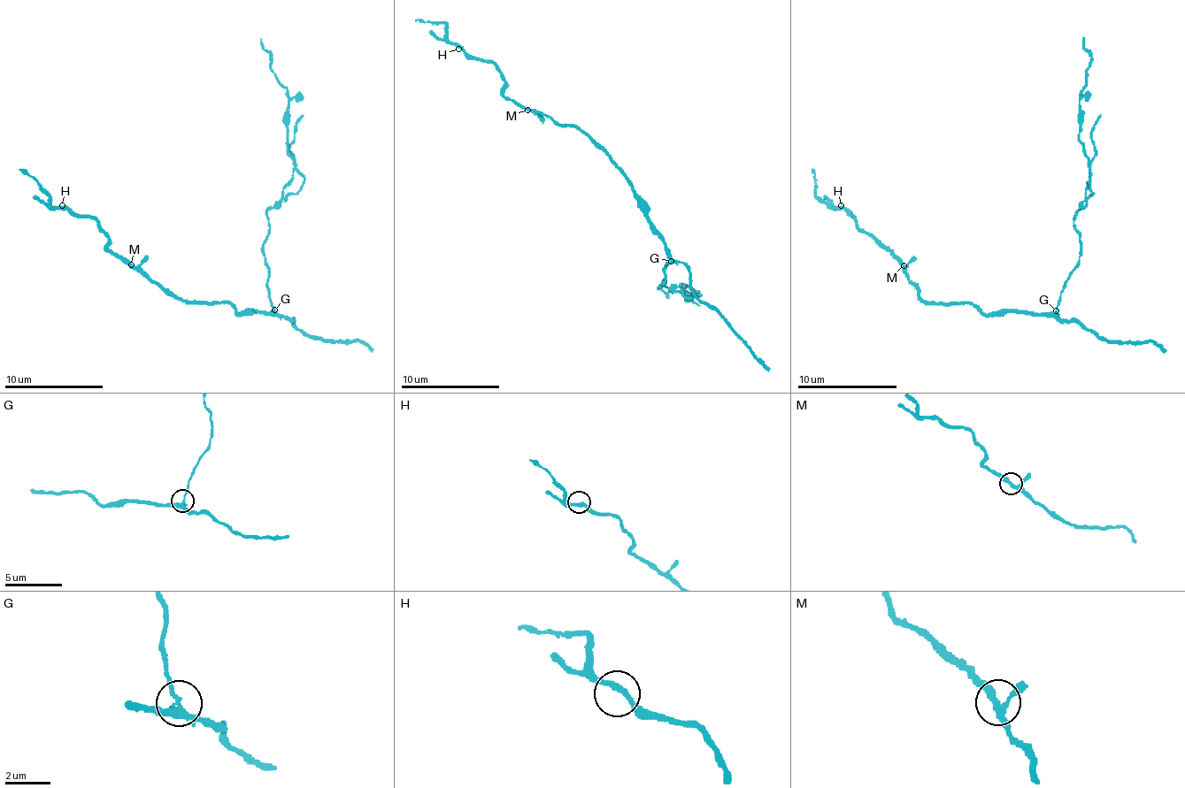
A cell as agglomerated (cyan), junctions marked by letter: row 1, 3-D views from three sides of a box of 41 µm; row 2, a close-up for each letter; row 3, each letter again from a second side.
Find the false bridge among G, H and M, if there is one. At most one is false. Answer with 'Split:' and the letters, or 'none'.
Split: G

